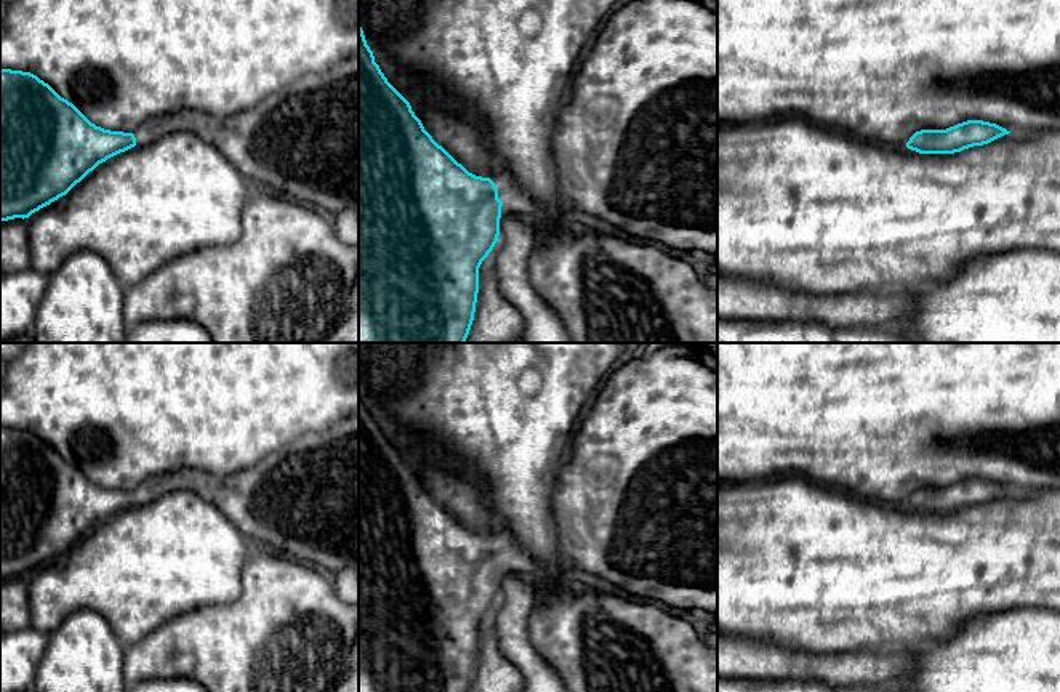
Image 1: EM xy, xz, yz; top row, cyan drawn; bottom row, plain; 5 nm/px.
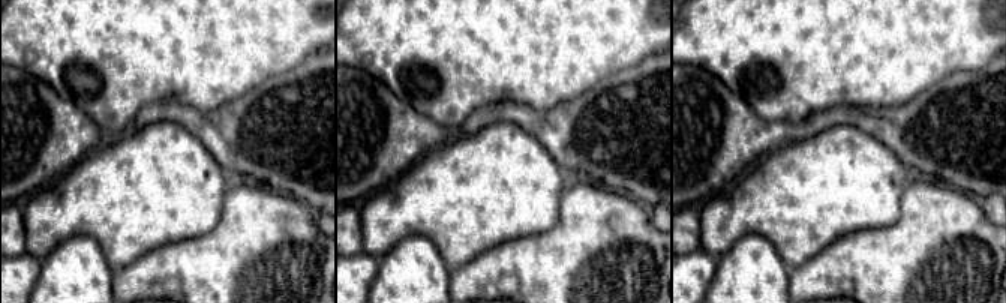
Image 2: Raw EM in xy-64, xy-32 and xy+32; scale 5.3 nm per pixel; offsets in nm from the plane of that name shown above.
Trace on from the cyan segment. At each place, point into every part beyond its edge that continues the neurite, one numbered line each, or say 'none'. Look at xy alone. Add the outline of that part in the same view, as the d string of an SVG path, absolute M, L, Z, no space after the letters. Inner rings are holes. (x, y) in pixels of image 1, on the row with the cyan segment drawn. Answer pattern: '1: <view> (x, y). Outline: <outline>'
1: xy (301, 141). Outline: M359 56L320 74L303 75L251 109L229 117L176 111L147 119L133 135L136 146L189 131L215 146L255 187L271 191L315 211L336 216L344 208L359 218Z

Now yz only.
none

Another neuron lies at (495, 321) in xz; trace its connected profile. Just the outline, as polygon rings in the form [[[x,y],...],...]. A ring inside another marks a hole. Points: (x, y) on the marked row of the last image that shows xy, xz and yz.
[[[495,251],[479,268],[479,293],[474,320],[464,343],[520,343],[525,322],[520,311],[506,301],[493,264]]]

